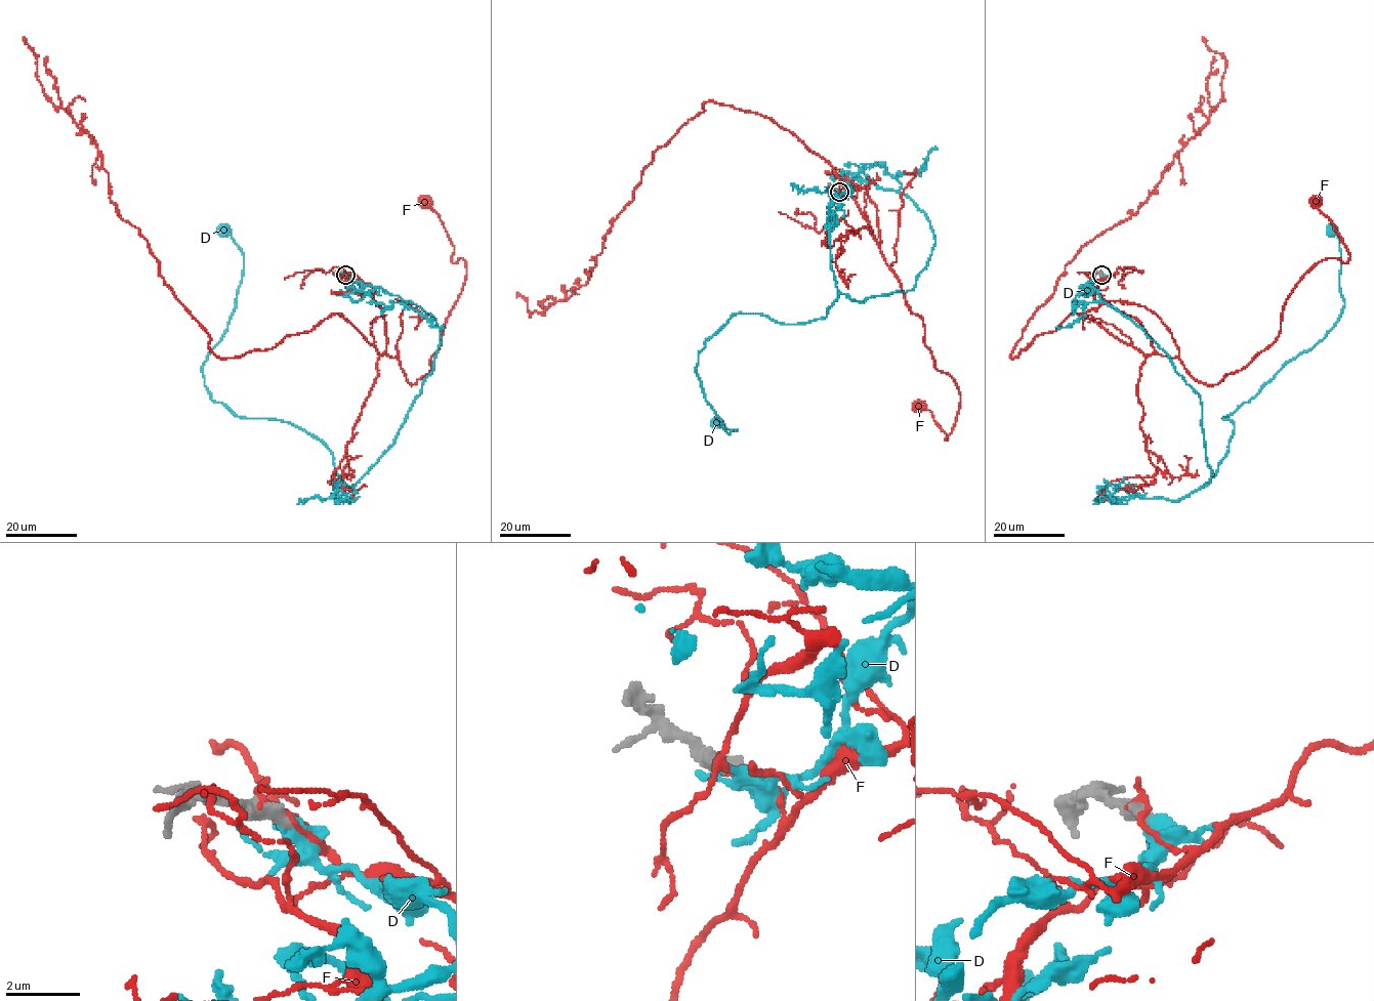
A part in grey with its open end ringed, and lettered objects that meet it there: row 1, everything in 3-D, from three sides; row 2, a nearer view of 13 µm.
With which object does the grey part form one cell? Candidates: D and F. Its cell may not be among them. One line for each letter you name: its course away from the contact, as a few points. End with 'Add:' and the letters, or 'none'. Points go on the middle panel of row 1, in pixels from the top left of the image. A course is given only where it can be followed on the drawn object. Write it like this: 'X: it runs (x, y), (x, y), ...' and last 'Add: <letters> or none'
D: it runs (839, 192), (905, 194), (927, 264), (802, 324), (737, 313), (695, 373), (737, 431), (710, 420)
Add: D

